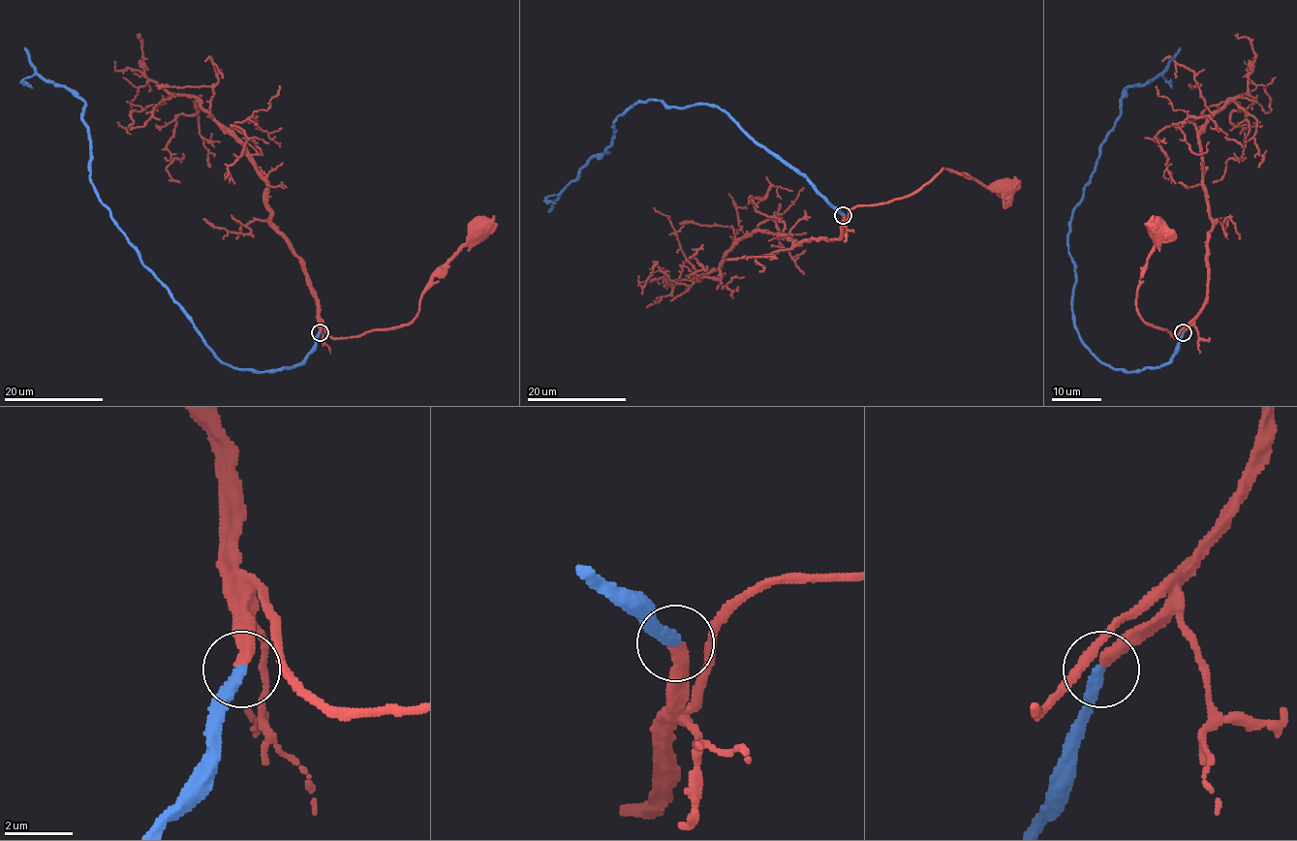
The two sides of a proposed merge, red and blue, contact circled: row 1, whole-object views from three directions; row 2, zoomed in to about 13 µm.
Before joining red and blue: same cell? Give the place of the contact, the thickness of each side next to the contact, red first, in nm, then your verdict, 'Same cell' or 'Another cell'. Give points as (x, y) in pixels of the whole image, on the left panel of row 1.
Place: (320, 332). Thickness 360 nm (red) against 360 nm. Same cell

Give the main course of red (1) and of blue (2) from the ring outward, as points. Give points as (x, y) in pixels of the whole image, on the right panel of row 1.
1: (1183, 331), (1188, 324), (1174, 337), (1148, 325), (1137, 310), (1140, 270), (1164, 226), (1157, 223)
2: (1183, 332), (1159, 367), (1103, 364), (1075, 325), (1067, 241), (1122, 93), (1154, 79), (1180, 47)

